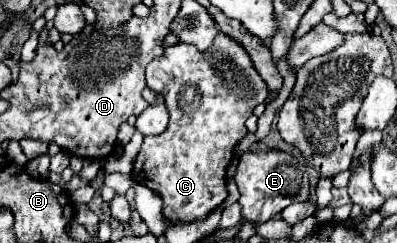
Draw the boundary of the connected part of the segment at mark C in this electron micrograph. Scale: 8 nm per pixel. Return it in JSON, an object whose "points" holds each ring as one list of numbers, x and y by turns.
{"points":[[218,31,214,43,206,51,198,51,188,43,166,47,164,55,156,57,146,67,146,83,152,91,164,95,166,107,170,109,170,123,164,133,144,139,142,149,134,161,132,179,162,197,162,215,166,217,166,221,190,223,196,219,206,219,228,197,226,169,234,157,236,145,246,135,244,121,252,115,256,105,268,99,268,85,254,69,246,49,222,31]]}

